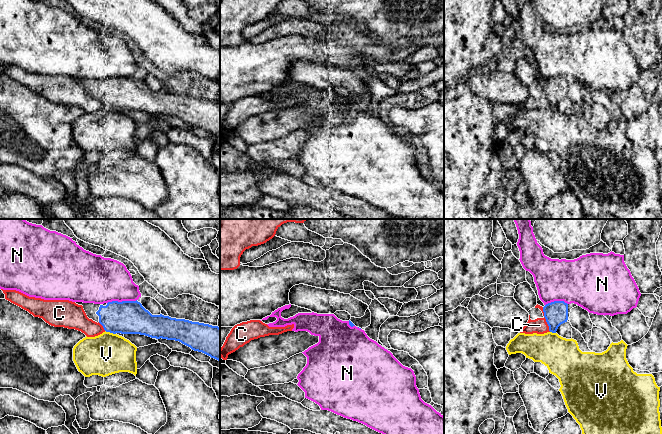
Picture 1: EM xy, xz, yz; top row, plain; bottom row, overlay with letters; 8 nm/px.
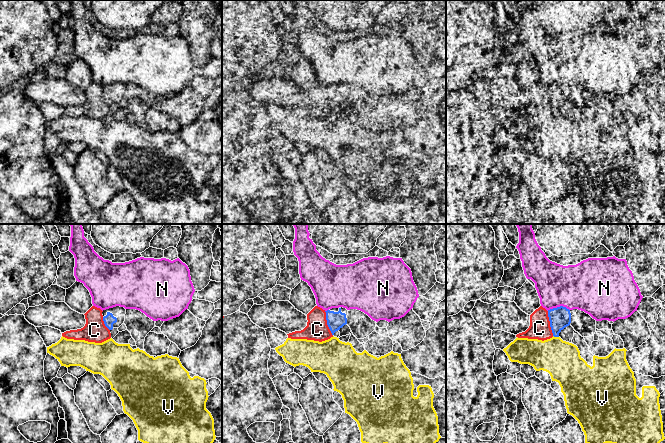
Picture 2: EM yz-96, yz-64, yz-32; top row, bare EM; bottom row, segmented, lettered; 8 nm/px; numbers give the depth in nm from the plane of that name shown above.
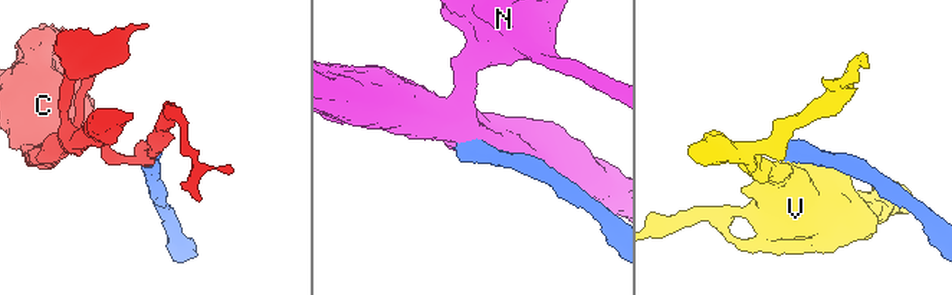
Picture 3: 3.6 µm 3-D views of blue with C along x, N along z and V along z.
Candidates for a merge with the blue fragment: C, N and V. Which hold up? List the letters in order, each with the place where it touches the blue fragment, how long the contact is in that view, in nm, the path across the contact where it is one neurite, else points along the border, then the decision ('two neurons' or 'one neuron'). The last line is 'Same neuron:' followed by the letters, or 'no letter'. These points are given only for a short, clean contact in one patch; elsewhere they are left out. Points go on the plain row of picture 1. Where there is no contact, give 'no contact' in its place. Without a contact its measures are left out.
C: yz (545, 94) | 220 nm | two neurons
N: xy (122, 77) | 240 nm | two neurons
V: xy (110, 108) | 90 nm | two neurons
Same neuron: no letter

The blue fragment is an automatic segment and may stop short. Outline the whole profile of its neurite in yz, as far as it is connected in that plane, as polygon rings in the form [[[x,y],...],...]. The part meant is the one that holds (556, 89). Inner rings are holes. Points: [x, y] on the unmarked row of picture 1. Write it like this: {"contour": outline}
{"contour": [[[554,77],[543,83],[544,93],[549,107],[556,109],[558,103],[568,96],[568,80],[564,77]]]}

